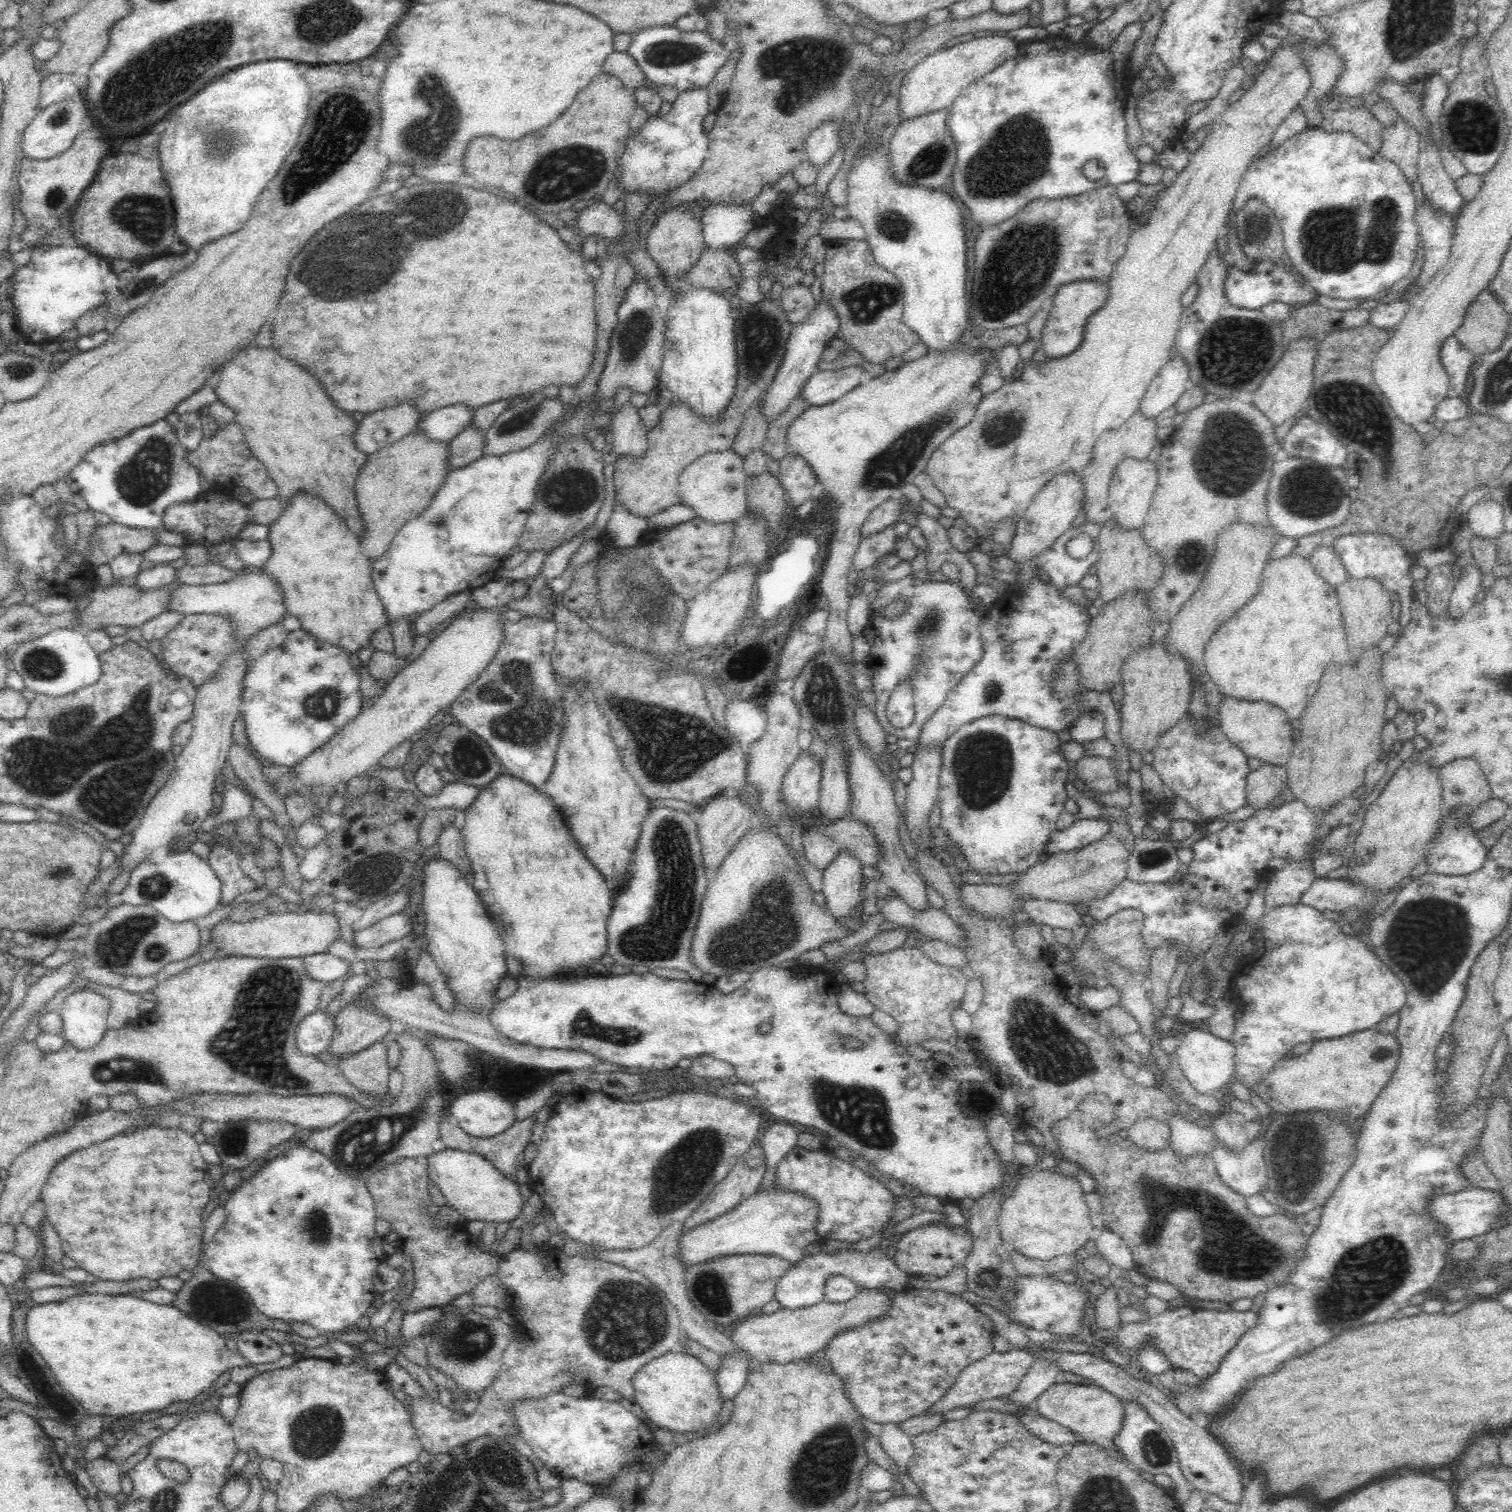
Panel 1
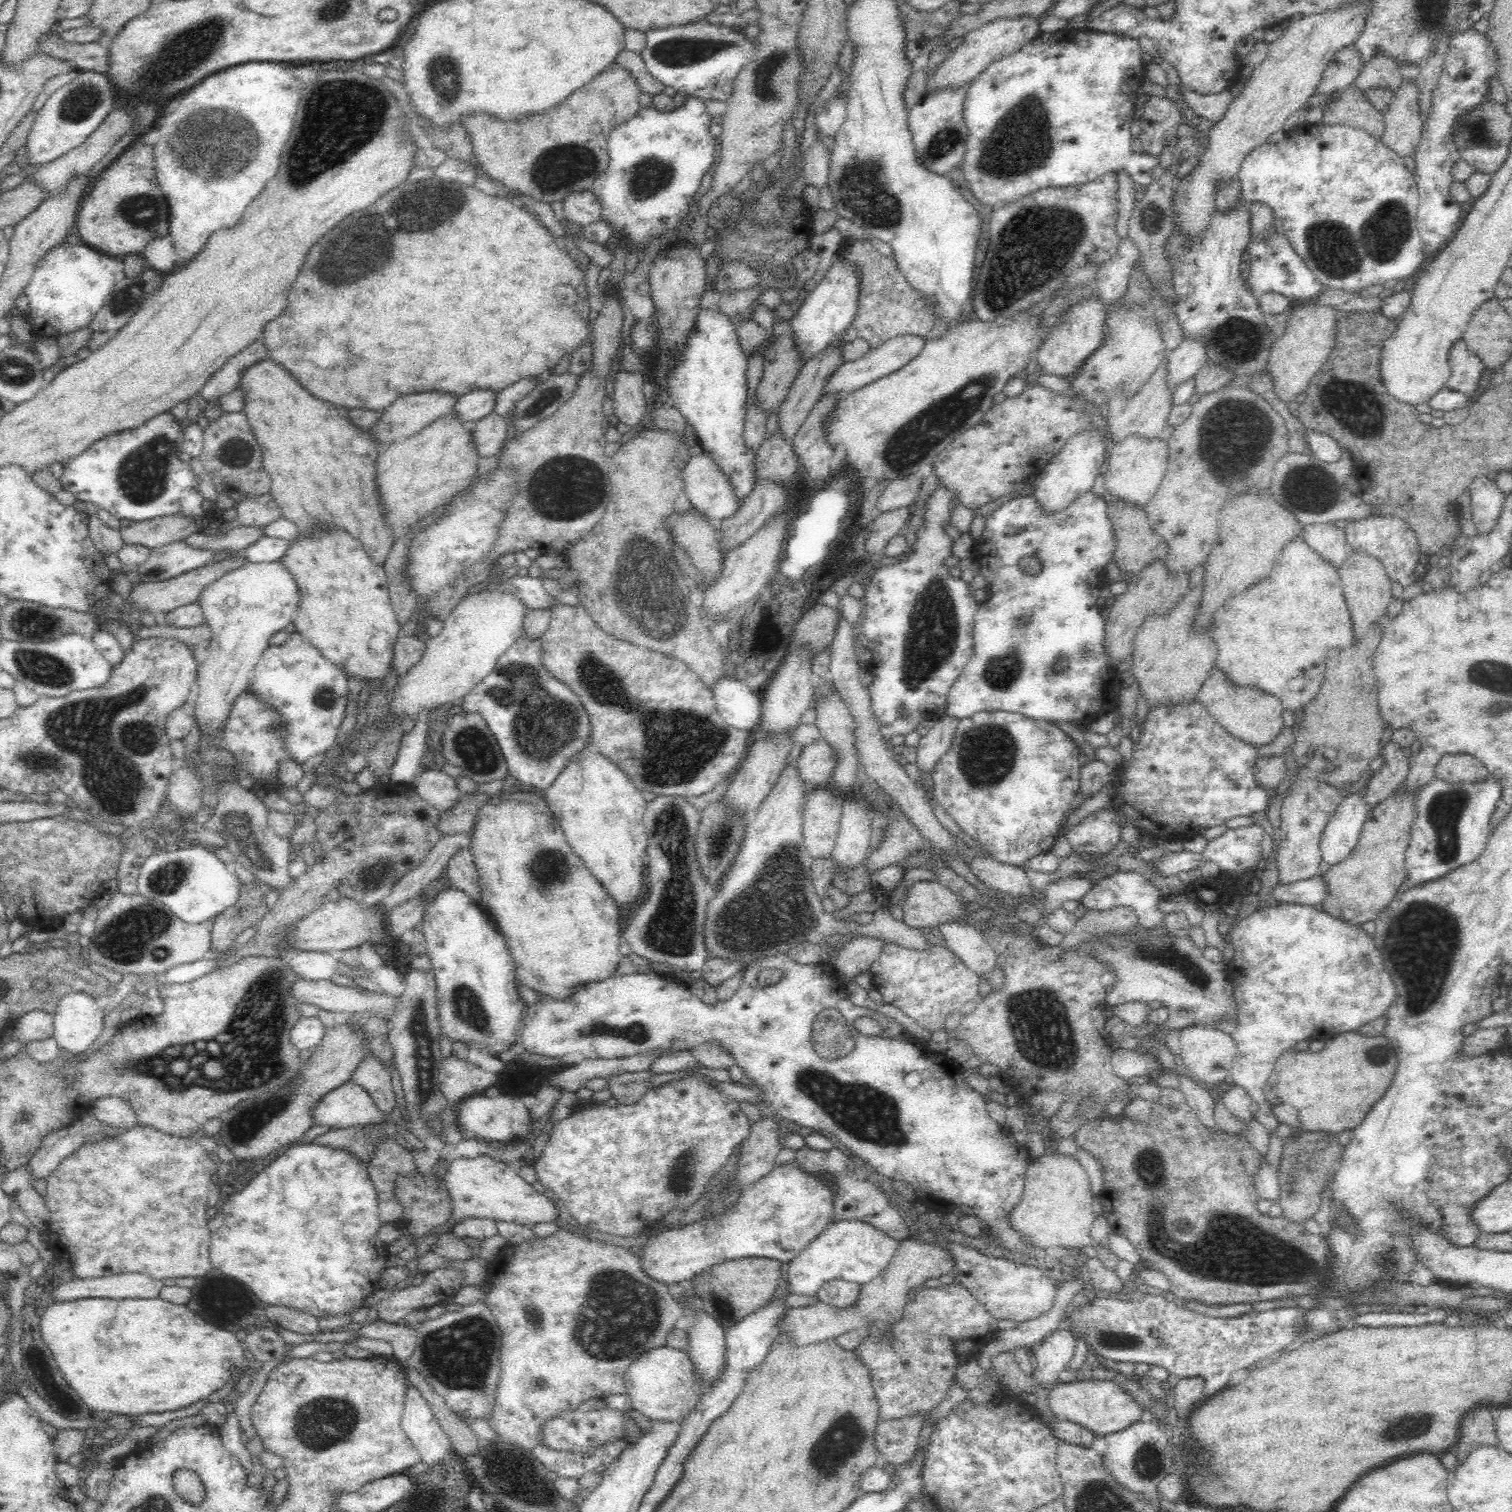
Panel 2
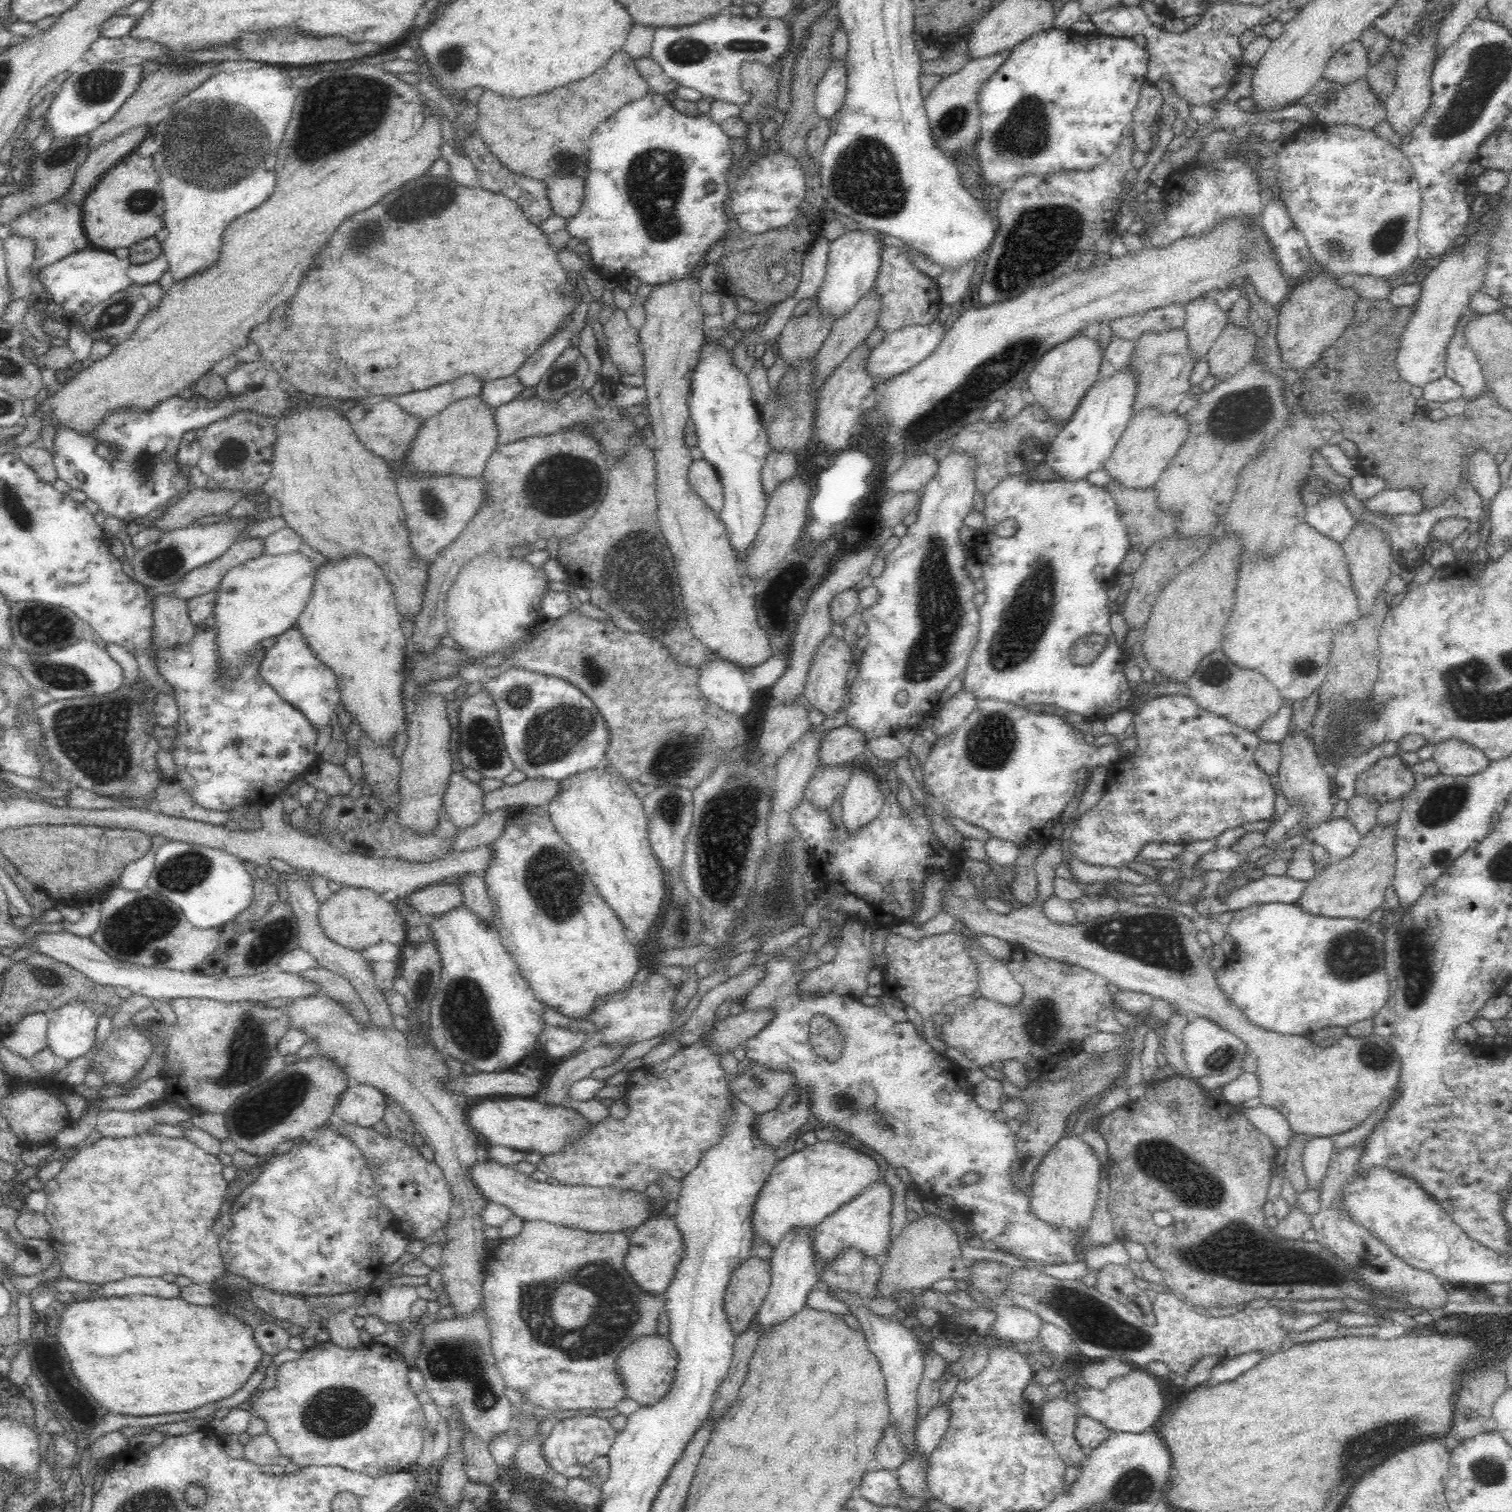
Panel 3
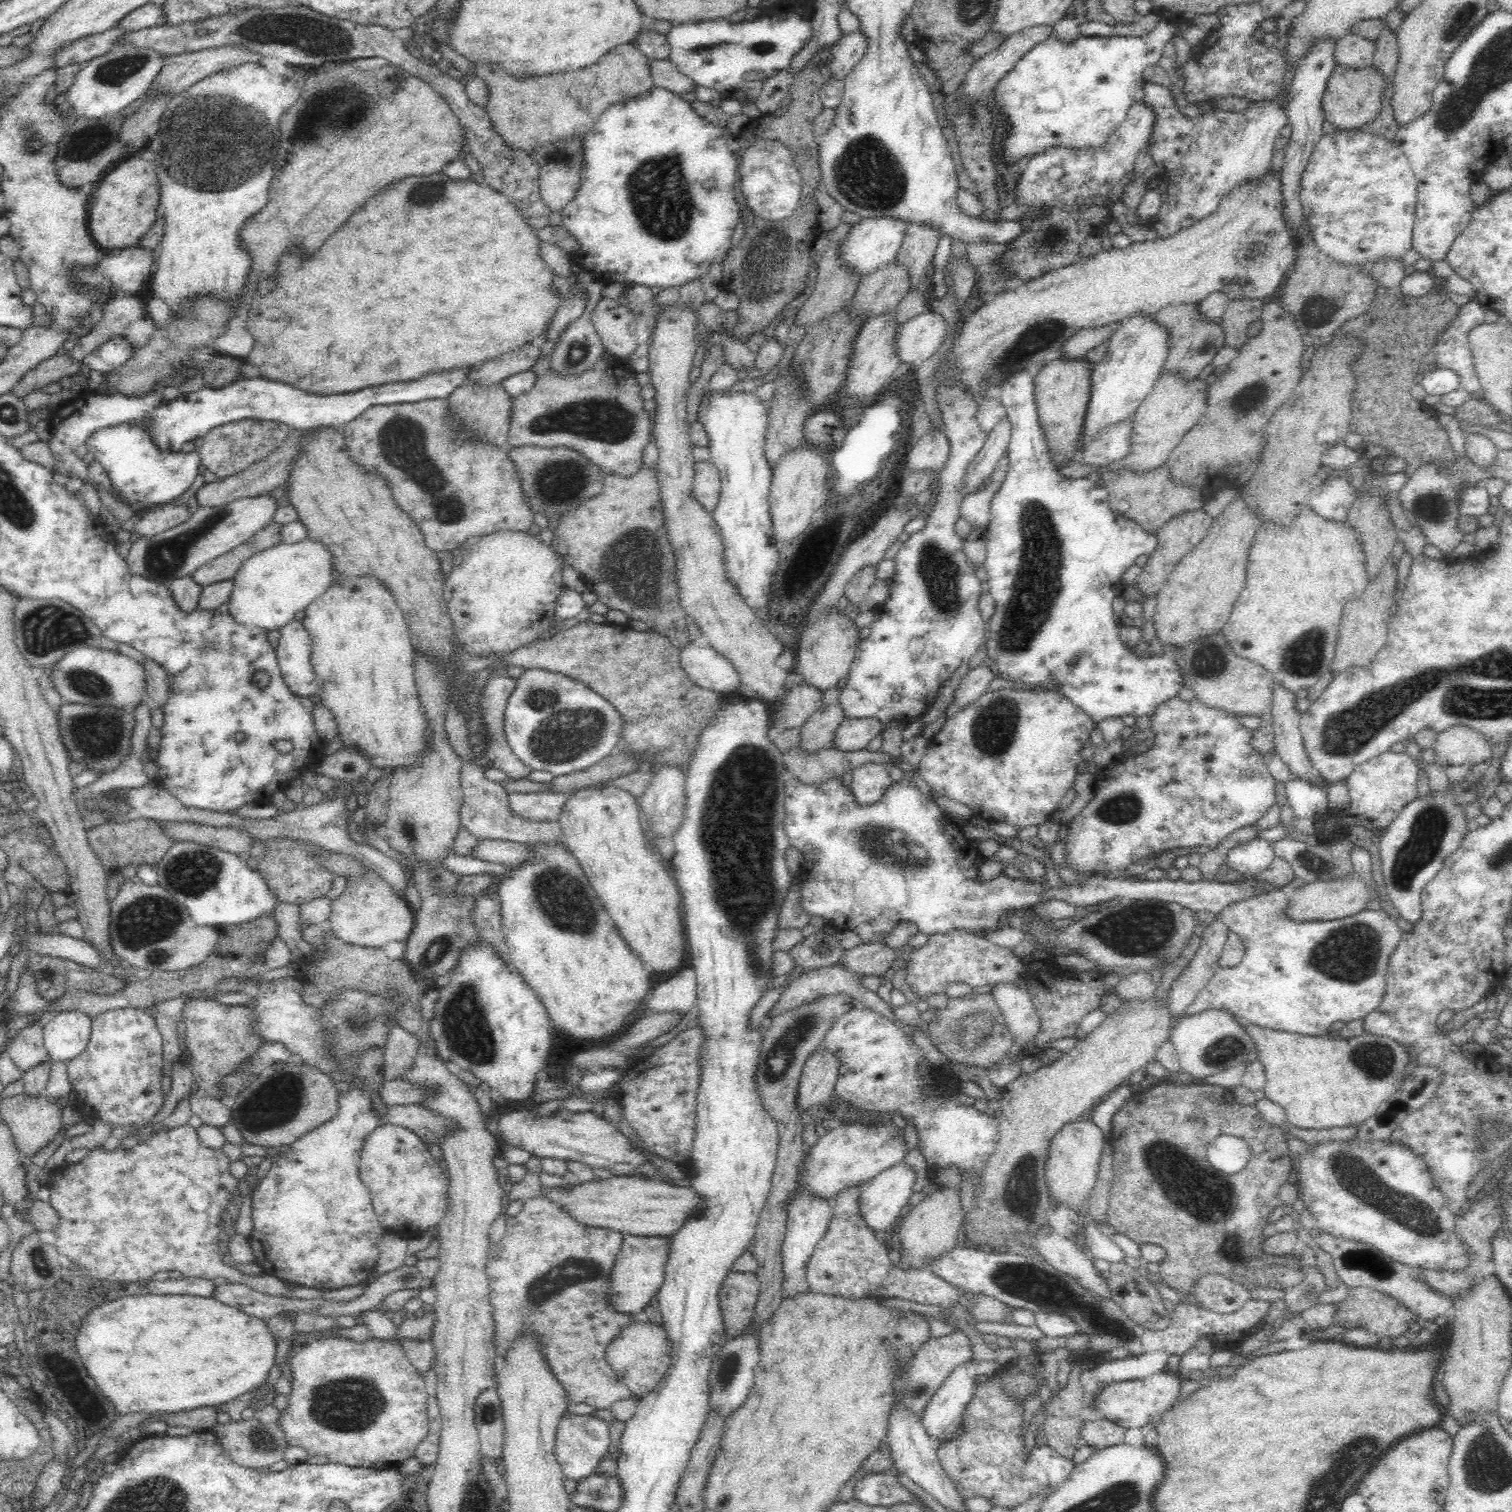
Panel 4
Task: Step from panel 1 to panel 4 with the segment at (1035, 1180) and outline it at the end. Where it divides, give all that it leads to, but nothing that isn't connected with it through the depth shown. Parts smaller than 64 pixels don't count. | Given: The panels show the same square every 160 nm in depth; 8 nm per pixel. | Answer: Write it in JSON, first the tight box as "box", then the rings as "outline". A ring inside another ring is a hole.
{"box":[1045,1114,1105,1213],"outline":[[[1089,1114],[1083,1115],[1074,1122],[1068,1122],[1062,1130],[1054,1134],[1045,1166],[1045,1178],[1052,1202],[1057,1202],[1058,1205],[1066,1204],[1077,1213],[1085,1211],[1088,1196],[1096,1182],[1105,1143],[1103,1132],[1091,1121]]]}

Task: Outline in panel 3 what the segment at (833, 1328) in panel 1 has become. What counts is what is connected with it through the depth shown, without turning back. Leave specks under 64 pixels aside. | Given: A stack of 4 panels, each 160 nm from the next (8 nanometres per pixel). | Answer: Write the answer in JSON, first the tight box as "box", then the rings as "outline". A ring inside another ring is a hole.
{"box":[876,1215,967,1299],"outline":[[[928,1215],[916,1222],[908,1223],[899,1236],[891,1240],[891,1248],[888,1256],[882,1259],[880,1280],[876,1286],[876,1297],[884,1299],[895,1299],[900,1292],[911,1291],[914,1293],[931,1289],[940,1280],[953,1279],[954,1281],[967,1281],[967,1266],[963,1261],[961,1245],[954,1230],[951,1228],[951,1222],[948,1223],[940,1216]]]}

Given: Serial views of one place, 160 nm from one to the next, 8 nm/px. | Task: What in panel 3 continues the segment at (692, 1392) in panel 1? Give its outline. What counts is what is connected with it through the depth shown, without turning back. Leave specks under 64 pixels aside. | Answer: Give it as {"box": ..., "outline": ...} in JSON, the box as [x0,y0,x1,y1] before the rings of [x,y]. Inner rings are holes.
{"box":[616,1334,678,1406],"outline":[[[648,1334],[632,1340],[616,1360],[616,1372],[626,1388],[626,1397],[635,1400],[638,1406],[652,1406],[666,1396],[672,1386],[678,1356],[669,1338]]]}

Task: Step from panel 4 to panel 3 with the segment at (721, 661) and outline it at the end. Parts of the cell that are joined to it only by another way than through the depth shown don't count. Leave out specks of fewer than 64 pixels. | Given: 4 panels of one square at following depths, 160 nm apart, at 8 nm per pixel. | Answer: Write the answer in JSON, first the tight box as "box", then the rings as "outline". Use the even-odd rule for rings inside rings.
{"box":[698,658,753,719],"outline":[[[715,658],[698,666],[698,688],[708,700],[742,719],[751,710],[753,690],[744,680],[740,669],[732,664],[720,663]]]}

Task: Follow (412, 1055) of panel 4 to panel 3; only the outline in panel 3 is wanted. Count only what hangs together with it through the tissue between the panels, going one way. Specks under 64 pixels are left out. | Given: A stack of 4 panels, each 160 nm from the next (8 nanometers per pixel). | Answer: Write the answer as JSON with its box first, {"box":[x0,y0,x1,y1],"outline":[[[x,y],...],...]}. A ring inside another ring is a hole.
{"box":[281,873,395,1029],"outline":[[[283,873],[281,876],[282,879],[286,881],[284,884],[286,884],[286,888],[288,889],[288,901],[293,912],[294,920],[298,923],[298,931],[300,931],[300,936],[298,936],[300,946],[298,946],[298,948],[310,953],[310,955],[316,959],[318,966],[337,972],[340,976],[343,976],[351,982],[351,985],[357,990],[361,998],[362,1004],[368,1009],[370,1020],[375,1026],[395,1029],[393,1023],[394,1014],[392,1014],[388,1003],[384,1000],[380,988],[374,983],[374,973],[372,973],[372,969],[368,967],[368,962],[361,957],[359,951],[340,946],[329,940],[326,934],[324,934],[318,922],[317,915],[321,904],[316,901],[313,889],[305,880],[291,873]]]}

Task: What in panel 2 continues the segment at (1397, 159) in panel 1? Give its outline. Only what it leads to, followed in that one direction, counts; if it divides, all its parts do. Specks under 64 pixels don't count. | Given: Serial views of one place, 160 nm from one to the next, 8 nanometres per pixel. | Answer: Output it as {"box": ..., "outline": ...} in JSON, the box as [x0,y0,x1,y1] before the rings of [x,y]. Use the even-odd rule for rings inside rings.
{"box":[1380,79,1423,158],"outline":[[[1403,79],[1390,106],[1383,112],[1385,131],[1380,139],[1402,158],[1414,157],[1416,146],[1420,144],[1423,120],[1417,103],[1418,93],[1416,81],[1411,83]]]}

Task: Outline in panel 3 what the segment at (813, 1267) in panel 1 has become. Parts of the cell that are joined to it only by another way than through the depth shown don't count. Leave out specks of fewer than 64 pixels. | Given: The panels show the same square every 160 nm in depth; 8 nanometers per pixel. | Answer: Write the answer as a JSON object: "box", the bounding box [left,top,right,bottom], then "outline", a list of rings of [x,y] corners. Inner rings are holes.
{"box":[814,1179,892,1270],"outline":[[[879,1179],[850,1202],[843,1204],[815,1228],[814,1251],[818,1256],[816,1269],[819,1270],[825,1263],[834,1261],[849,1247],[862,1251],[866,1257],[883,1259],[884,1254],[891,1248],[891,1213],[892,1191],[887,1183]]]}

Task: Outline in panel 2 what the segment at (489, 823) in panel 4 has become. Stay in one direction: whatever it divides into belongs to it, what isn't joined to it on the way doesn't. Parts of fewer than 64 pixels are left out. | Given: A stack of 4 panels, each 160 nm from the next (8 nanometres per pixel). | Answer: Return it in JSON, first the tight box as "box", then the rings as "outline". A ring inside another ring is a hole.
{"box":[412,771,462,812],"outline":[[[441,771],[422,772],[414,778],[412,786],[426,803],[440,812],[452,810],[462,798],[456,780]]]}

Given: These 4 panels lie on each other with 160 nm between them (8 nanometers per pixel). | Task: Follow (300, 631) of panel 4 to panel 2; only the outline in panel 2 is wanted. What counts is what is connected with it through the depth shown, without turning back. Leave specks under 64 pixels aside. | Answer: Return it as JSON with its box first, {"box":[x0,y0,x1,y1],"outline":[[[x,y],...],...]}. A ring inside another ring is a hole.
{"box":[247,633,348,763],"outline":[[[290,633],[280,646],[269,646],[252,671],[247,692],[253,692],[279,712],[287,725],[286,751],[294,763],[326,753],[337,742],[338,730],[348,704],[348,678],[302,635]]]}

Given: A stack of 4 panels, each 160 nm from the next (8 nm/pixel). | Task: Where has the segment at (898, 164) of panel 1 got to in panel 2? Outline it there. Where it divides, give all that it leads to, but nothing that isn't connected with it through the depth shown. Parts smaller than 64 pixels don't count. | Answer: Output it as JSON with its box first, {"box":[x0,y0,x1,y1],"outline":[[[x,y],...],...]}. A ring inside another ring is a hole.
{"box":[908,82,971,174],"outline":[[[964,82],[956,88],[934,88],[930,93],[921,95],[920,102],[916,103],[908,113],[908,130],[912,132],[913,145],[916,153],[916,160],[928,170],[936,174],[947,174],[960,166],[965,155],[965,144],[968,138],[968,129],[963,115],[963,102],[971,82]]]}

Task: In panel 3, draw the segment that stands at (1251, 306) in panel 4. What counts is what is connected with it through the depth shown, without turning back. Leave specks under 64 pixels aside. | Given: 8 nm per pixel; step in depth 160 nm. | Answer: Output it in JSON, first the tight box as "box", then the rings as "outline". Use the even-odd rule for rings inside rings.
{"box":[1206,324,1256,378],"outline":[[[1226,324],[1220,337],[1208,350],[1206,359],[1209,364],[1209,374],[1218,378],[1232,376],[1246,364],[1255,354],[1256,336],[1251,328],[1242,328]]]}

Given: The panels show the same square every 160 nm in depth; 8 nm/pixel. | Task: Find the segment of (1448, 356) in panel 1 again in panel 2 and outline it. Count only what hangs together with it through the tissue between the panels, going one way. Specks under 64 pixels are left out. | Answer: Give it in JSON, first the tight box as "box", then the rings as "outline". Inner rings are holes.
{"box":[1445,340,1485,399],"outline":[[[1458,340],[1449,350],[1448,362],[1451,375],[1445,386],[1470,399],[1475,399],[1479,389],[1478,382],[1485,368],[1481,358],[1468,350],[1466,342]]]}

